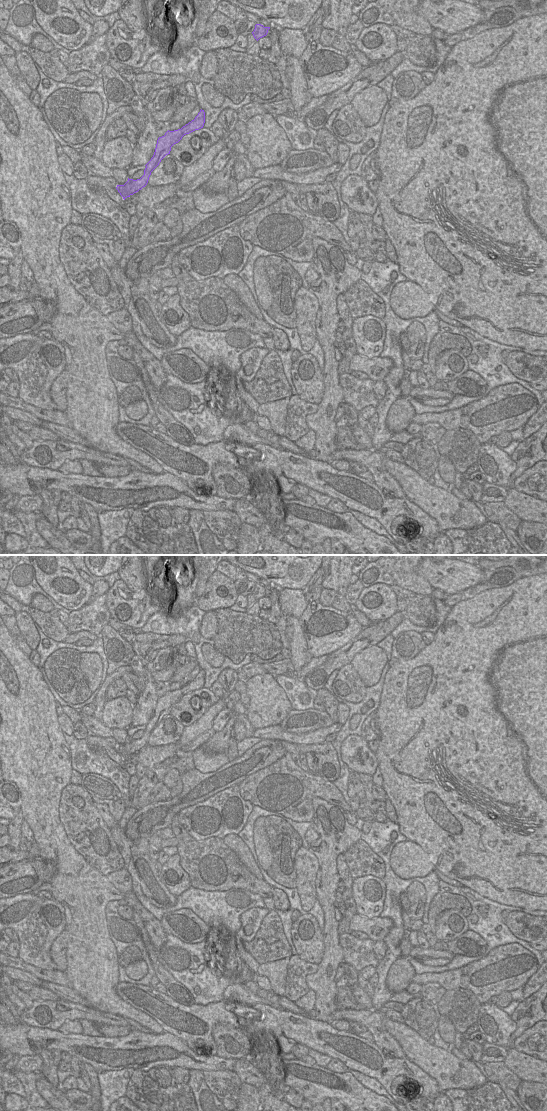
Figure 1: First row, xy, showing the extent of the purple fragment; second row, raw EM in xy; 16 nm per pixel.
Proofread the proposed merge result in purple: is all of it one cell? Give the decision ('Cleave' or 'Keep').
Keep.

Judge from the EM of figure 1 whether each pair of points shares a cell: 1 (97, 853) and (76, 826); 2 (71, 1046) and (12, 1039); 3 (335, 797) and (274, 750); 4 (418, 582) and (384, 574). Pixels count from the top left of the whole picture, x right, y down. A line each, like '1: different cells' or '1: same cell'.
1: same cell
2: same cell
3: different cells
4: same cell

